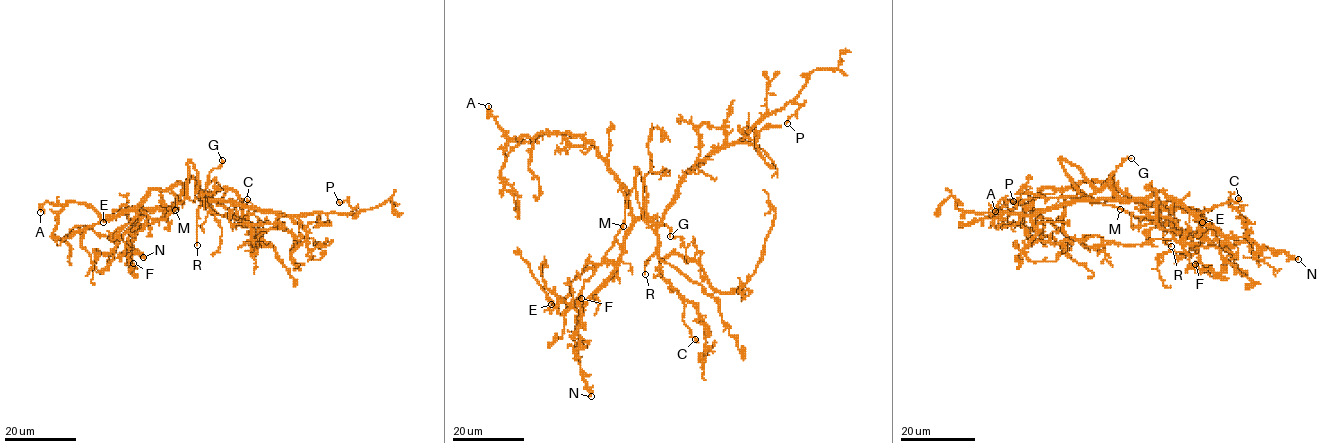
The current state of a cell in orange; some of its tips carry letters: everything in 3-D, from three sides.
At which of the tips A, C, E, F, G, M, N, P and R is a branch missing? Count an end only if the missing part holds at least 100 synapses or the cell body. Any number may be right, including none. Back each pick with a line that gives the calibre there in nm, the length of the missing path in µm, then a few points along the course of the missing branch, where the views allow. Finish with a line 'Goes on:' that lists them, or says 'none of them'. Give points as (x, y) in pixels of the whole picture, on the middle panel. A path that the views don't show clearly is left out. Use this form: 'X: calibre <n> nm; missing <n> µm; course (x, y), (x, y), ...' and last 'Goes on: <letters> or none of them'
R: calibre 220 nm; missing 110 µm; course (645, 274), (644, 359), (640, 318), (637, 319), (640, 294), (630, 245), (620, 228), (587, 189)
Goes on: R

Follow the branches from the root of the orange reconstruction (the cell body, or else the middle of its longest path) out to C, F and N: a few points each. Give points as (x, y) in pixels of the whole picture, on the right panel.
C: (1110, 182), (1122, 198), (1150, 198), (1163, 191), (1196, 213), (1236, 203), (1238, 198)
F: (1110, 182), (1112, 176), (1122, 191), (1144, 204), (1188, 208), (1232, 255), (1218, 274), (1200, 269), (1195, 264)
N: (1110, 182), (1112, 176), (1122, 191), (1144, 204), (1188, 208), (1223, 245), (1251, 242), (1298, 259)

